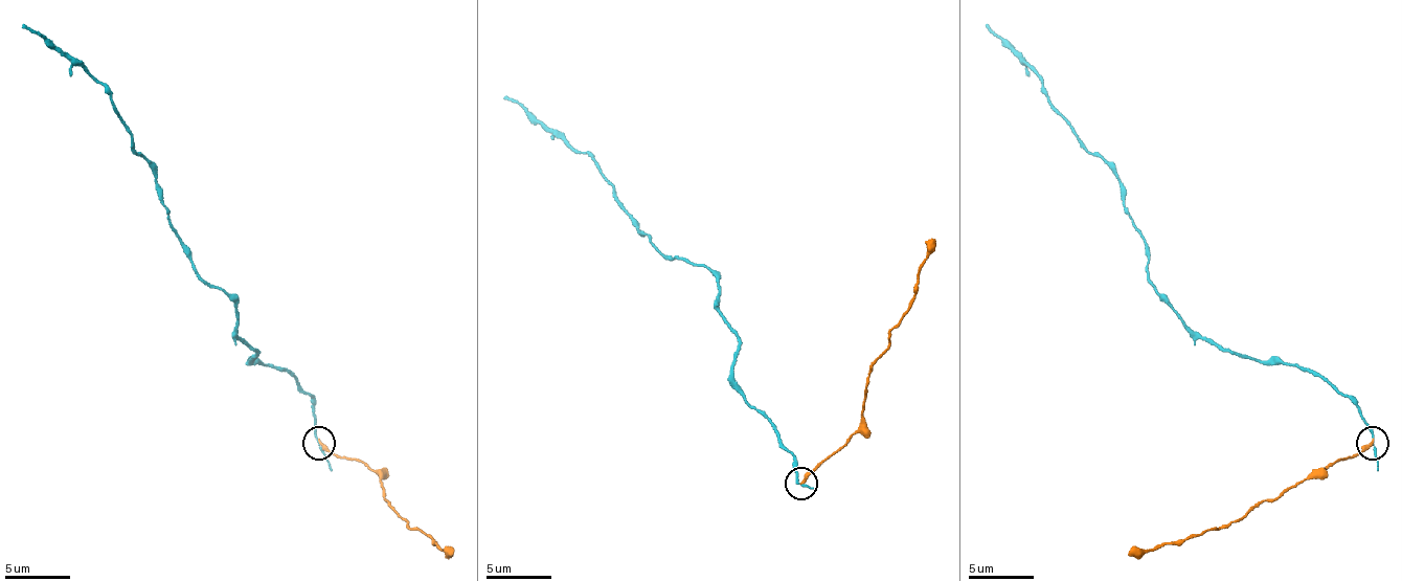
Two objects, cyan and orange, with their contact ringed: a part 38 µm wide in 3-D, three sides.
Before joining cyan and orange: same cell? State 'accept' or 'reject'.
reject

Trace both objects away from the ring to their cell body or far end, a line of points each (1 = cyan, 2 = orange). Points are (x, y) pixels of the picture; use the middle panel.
1: (801, 483), (795, 460), (732, 378), (736, 332), (720, 306), (720, 280), (668, 257), (592, 158), (504, 96)
2: (801, 483), (860, 426), (871, 364), (886, 348), (889, 332), (909, 306), (932, 237)

